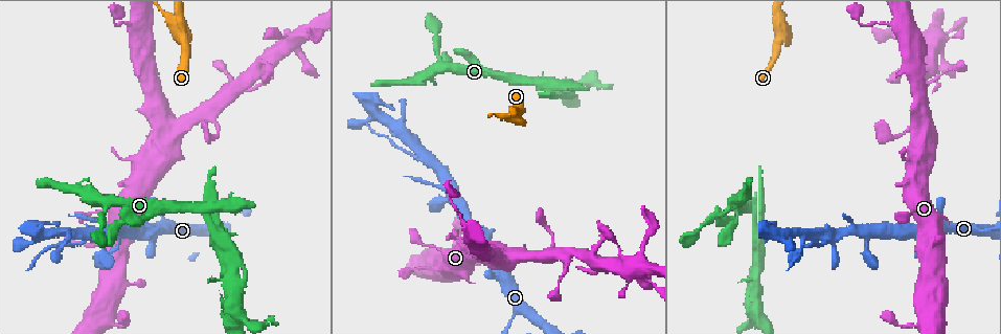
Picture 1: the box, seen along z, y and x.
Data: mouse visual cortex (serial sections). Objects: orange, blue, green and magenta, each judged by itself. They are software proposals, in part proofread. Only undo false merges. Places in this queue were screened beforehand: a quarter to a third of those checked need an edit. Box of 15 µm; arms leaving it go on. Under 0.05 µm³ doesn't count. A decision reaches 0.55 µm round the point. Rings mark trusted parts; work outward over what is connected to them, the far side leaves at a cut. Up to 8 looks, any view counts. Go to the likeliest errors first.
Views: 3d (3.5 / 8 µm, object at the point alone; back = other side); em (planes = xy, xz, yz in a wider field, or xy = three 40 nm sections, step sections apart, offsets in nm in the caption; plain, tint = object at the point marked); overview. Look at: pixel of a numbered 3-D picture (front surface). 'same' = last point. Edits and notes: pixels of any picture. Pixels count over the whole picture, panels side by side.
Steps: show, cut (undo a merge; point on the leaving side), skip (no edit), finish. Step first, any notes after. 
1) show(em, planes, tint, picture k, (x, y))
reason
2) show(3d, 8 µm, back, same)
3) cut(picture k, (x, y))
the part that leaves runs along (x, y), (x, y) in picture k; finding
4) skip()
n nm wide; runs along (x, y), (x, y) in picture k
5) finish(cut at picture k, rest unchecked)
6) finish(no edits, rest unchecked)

show(3d, 3.5 µm, picture 1, (245, 205))
abrupt turn

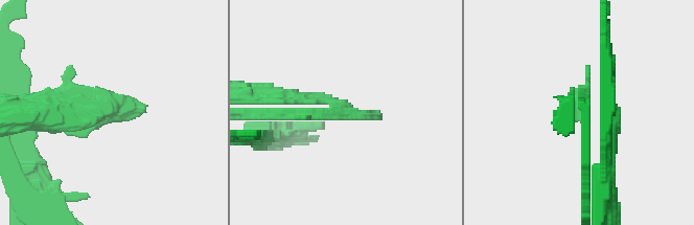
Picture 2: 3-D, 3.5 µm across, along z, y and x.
show(em, xy, step 3, tint, picture 2, (576, 109))

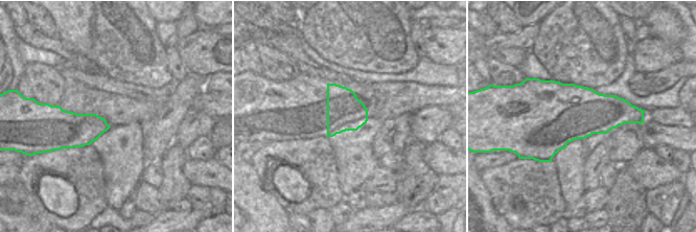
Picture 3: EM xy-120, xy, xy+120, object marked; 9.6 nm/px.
skip()
runs along (562, 118), (571, 118), (584, 105) in picture 2; continuous, no second cell

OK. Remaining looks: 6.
show(3d, 3.5 µm, back, picture 1, (422, 157))
two arms in line, one across

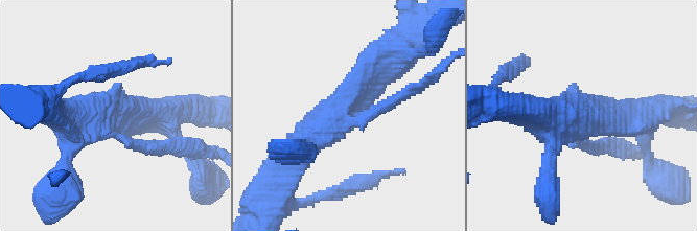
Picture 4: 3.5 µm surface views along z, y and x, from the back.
show(em, xy, step 2, tint, picture 4, (578, 134))
3 arms; arms of 150, 350, 450 nm

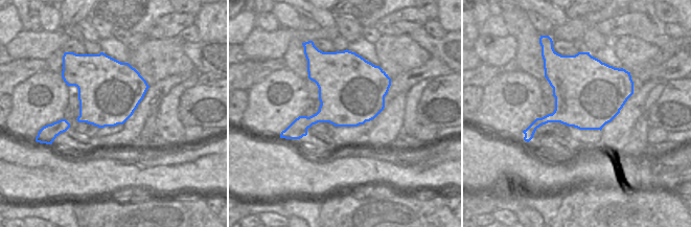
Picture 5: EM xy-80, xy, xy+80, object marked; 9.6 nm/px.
skip()
runs along (284, 169), (335, 108), (380, 70) in picture 4; all the same cell

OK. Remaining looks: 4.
show(3d, 3.5 µm, picture 1, (786, 31))
three arms meet

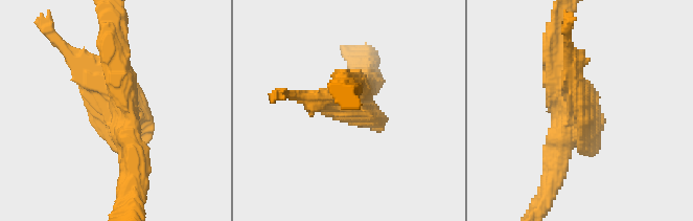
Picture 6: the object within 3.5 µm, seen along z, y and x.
cut(picture 6, (572, 56))
two cells meet here

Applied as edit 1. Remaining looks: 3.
finish(cut at picture 6, rest unchecked)

